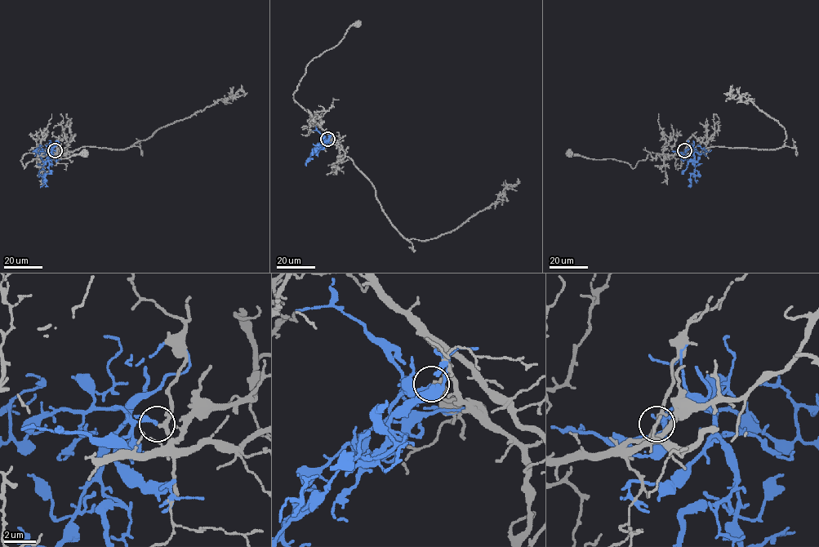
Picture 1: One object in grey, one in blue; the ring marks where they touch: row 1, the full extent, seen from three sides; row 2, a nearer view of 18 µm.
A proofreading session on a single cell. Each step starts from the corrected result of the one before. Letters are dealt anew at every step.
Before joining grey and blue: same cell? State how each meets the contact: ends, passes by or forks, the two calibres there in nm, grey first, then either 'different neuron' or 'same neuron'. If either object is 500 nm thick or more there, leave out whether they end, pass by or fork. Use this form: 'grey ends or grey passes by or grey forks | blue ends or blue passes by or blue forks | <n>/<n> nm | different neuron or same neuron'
grey passes by | blue passes by | 200/150 nm | different neuron

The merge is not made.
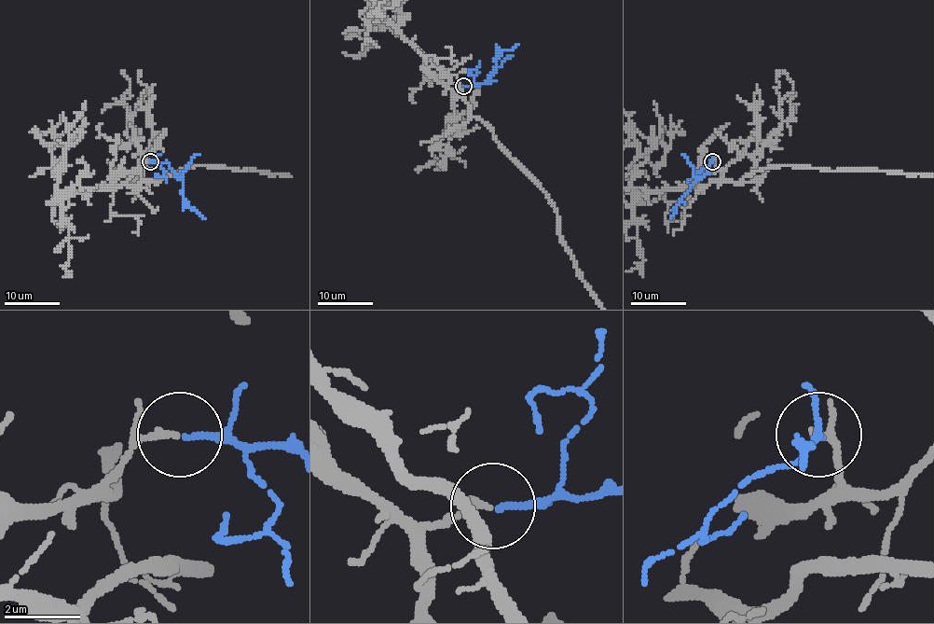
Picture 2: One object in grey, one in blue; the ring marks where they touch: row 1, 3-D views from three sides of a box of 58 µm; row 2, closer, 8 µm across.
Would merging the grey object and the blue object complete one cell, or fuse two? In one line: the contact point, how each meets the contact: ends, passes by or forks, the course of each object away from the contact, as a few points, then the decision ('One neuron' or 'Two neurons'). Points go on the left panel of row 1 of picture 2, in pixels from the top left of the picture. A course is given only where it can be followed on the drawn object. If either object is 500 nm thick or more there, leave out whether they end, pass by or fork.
Place: (150, 161). At the ring grey ends. At the ring blue ends. Course of blue: (150, 160), (165, 161), (182, 181), (182, 198), (204, 217). One neuron

